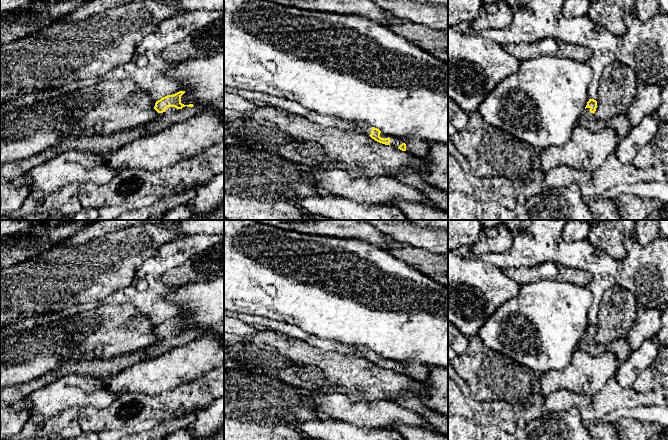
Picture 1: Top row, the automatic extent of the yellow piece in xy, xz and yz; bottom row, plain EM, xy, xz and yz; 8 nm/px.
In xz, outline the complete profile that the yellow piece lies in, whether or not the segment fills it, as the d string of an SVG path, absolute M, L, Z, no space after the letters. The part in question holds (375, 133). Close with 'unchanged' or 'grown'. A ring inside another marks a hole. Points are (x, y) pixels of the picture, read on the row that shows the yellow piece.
M358 122L358 130L369 135L375 141L390 145L395 148L398 148L402 151L407 151L410 154L413 154L419 158L426 159L429 157L429 142L427 141L418 141L411 139L404 139L401 137L389 136L375 127L371 127L365 122Z; grown

